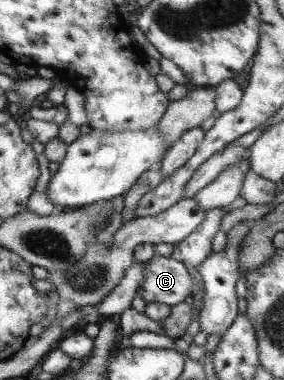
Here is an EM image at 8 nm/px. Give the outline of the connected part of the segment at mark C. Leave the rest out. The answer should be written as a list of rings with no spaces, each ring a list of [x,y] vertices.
[[[155,255],[141,264],[143,278],[135,289],[135,295],[140,297],[145,305],[176,305],[190,294],[190,275],[180,261]]]

